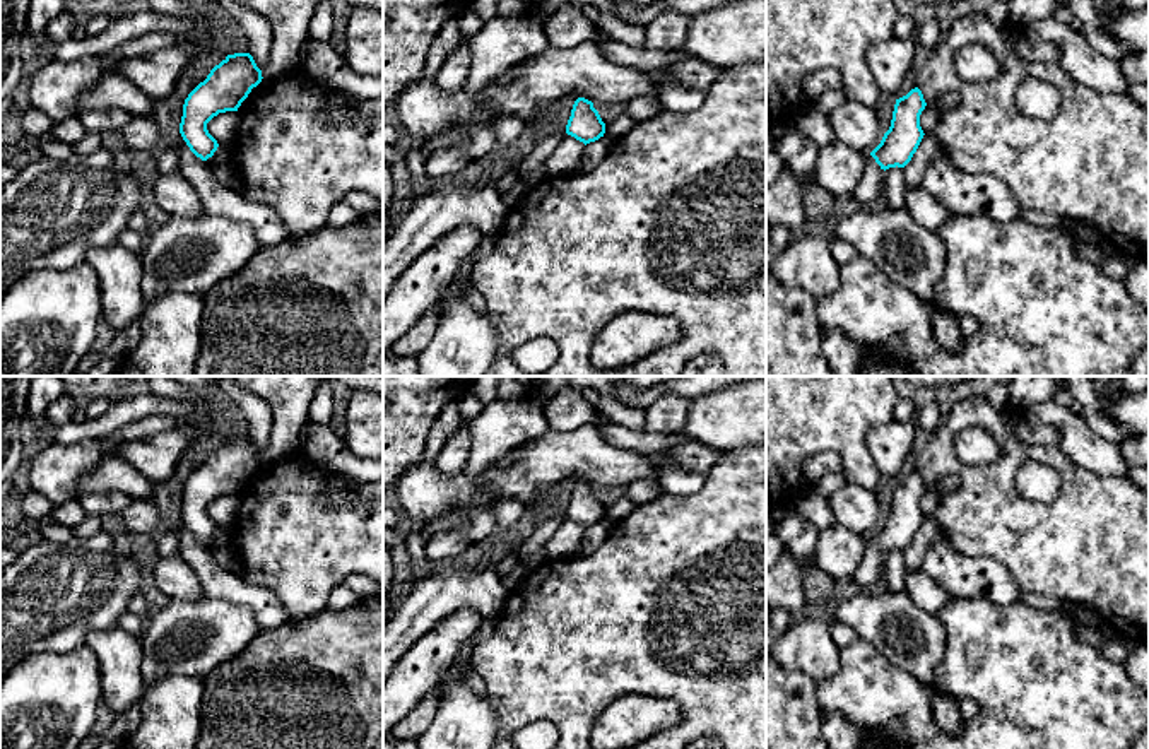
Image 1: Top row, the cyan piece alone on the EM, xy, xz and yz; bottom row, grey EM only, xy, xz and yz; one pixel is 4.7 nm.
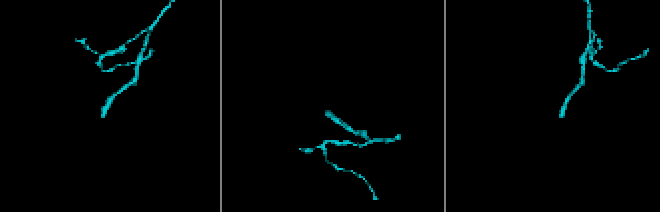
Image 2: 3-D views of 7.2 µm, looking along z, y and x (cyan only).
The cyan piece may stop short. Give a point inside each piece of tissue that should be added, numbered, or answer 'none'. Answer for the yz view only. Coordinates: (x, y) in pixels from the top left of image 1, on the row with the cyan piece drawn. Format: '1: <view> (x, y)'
1: yz (869, 190)

